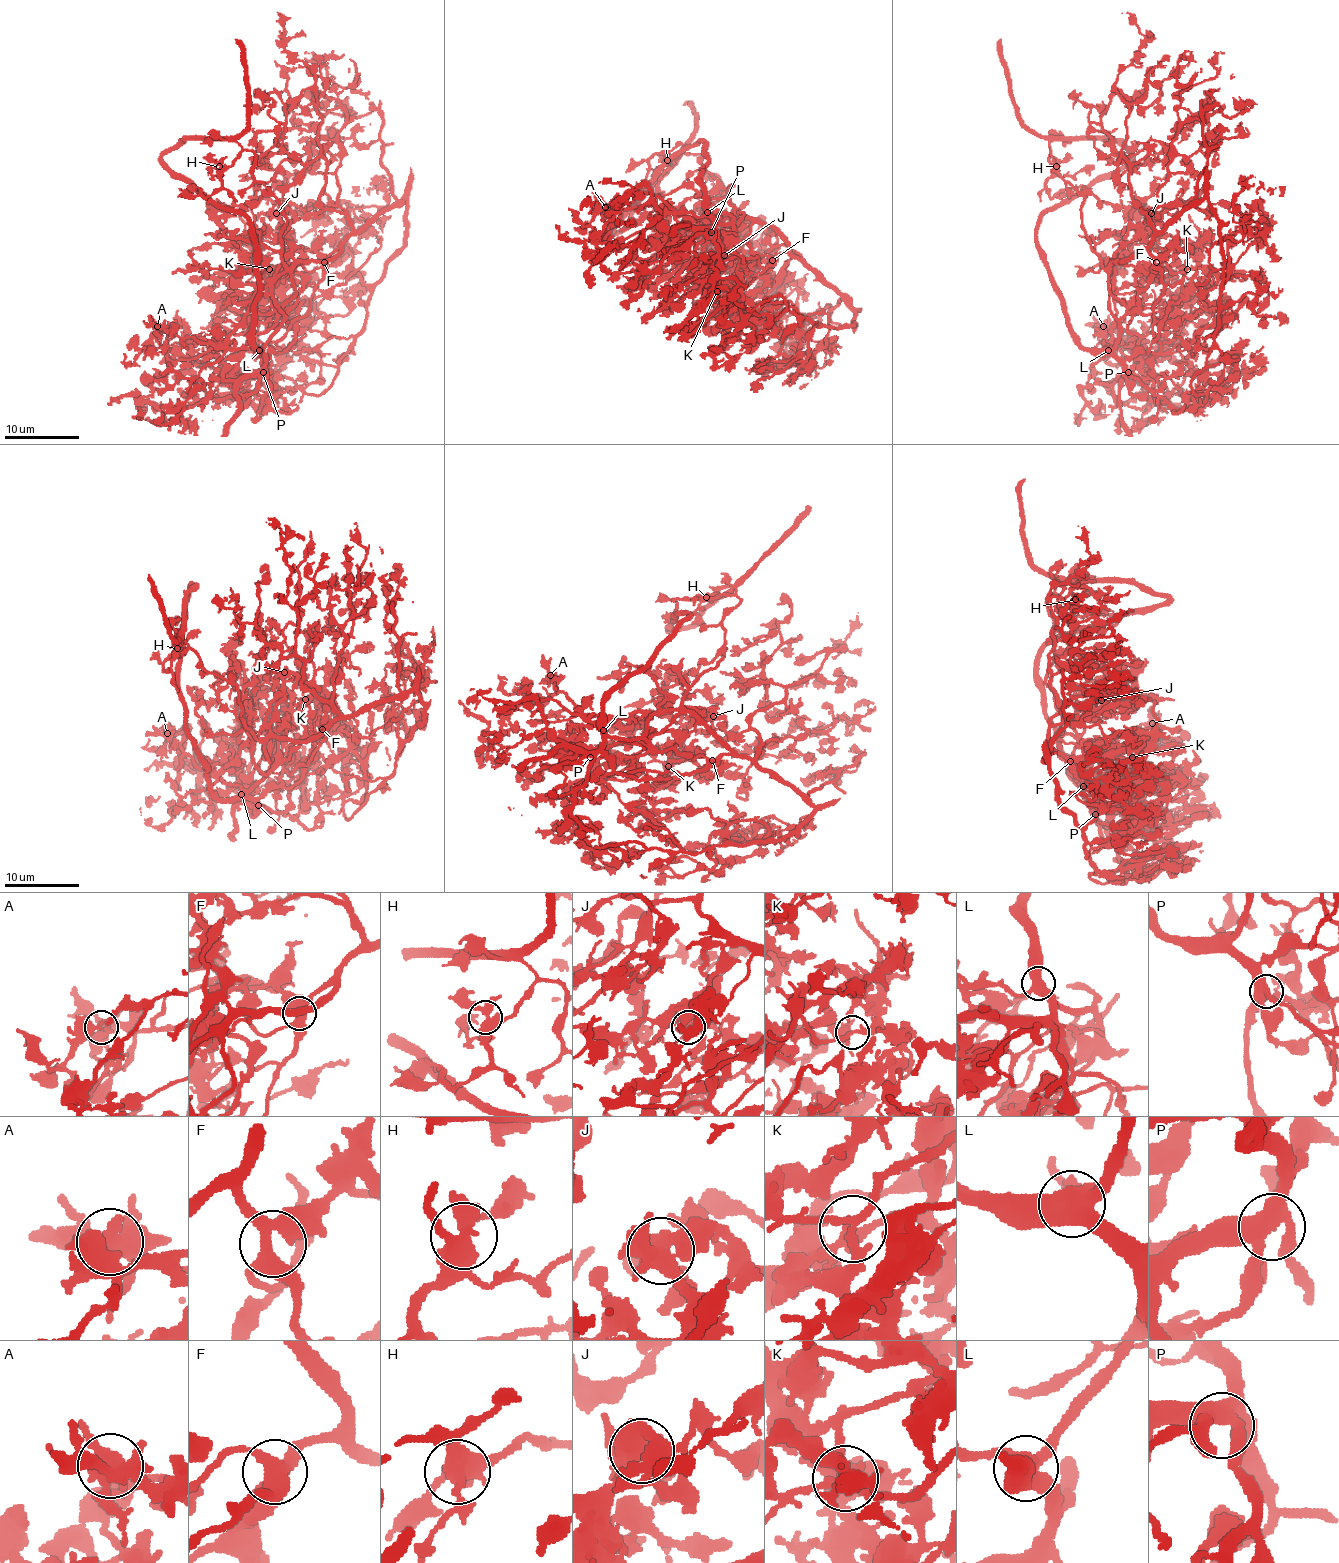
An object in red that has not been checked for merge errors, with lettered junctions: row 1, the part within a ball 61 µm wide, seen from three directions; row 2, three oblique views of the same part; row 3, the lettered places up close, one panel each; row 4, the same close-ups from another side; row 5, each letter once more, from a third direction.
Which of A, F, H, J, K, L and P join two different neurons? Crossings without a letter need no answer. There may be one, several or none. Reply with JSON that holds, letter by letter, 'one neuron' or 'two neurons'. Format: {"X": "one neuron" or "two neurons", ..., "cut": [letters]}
{"A": "one neuron", "F": "one neuron", "H": "one neuron", "J": "two neurons", "K": "two neurons", "L": "two neurons", "P": "one neuron", "cut": ["J", "K", "L"]}

